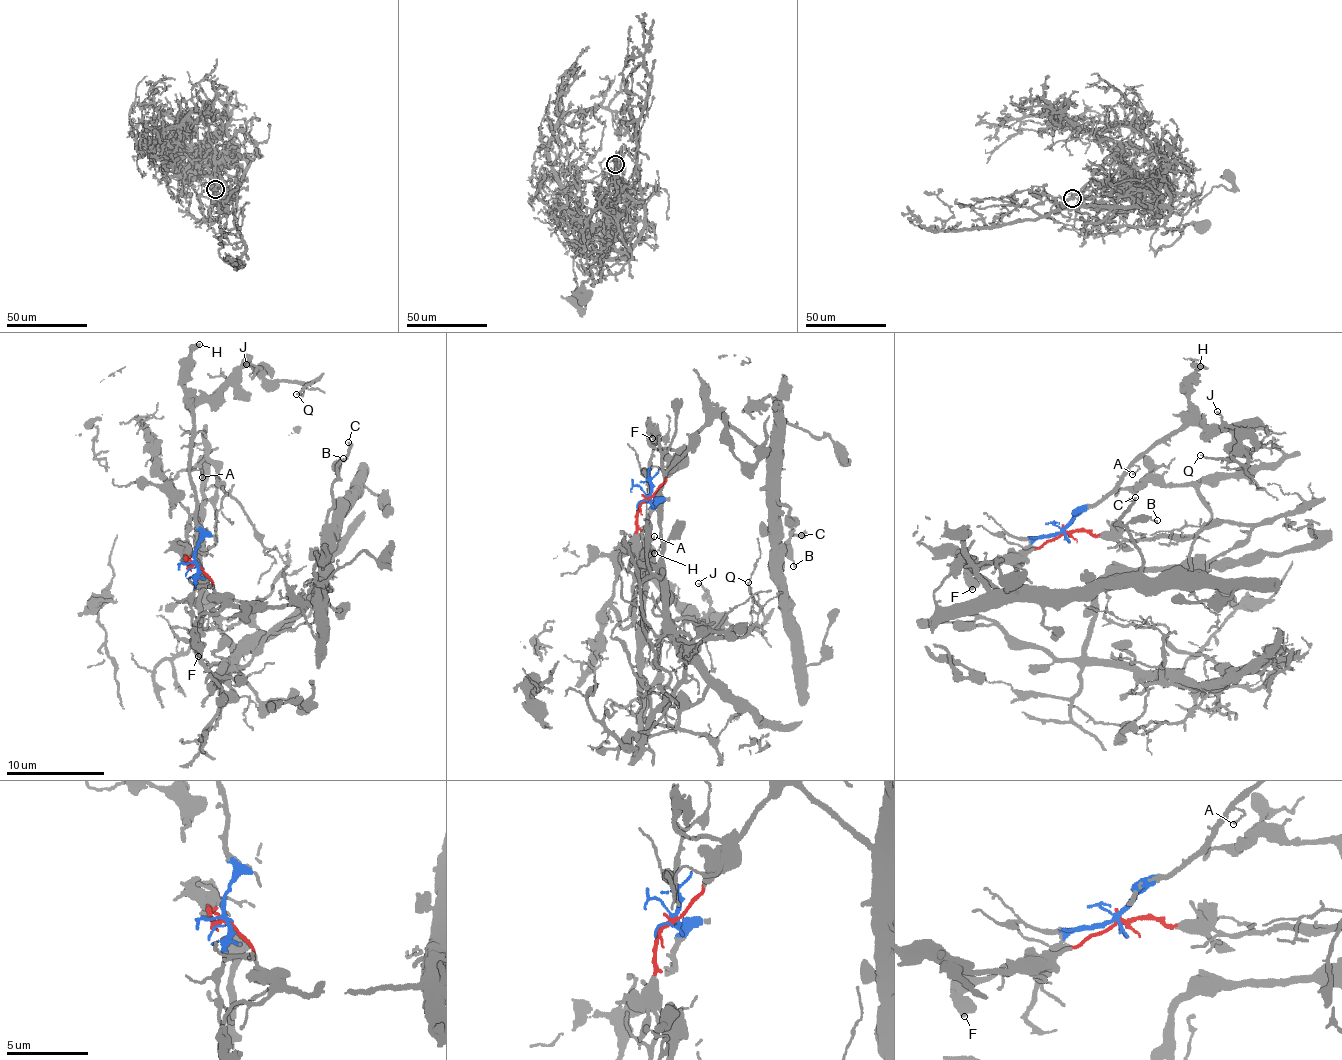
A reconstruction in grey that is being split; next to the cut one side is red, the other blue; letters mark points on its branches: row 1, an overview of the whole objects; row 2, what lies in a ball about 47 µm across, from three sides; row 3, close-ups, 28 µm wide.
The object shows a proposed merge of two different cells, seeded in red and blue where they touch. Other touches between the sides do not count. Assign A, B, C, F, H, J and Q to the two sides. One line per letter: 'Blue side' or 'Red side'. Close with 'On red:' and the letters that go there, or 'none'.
A: Blue side
B: Red side
C: Red side
F: Red side
H: Blue side
J: Blue side
Q: Blue side
On red: B, C, F

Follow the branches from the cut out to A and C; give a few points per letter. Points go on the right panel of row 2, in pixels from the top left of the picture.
A: (1064, 530), (1083, 508), (1095, 505), (1135, 466), (1139, 469), (1132, 475)
C: (1064, 532), (1040, 548), (969, 561), (970, 570), (1002, 590), (1112, 588), (1144, 561), (1121, 520), (1135, 498)

